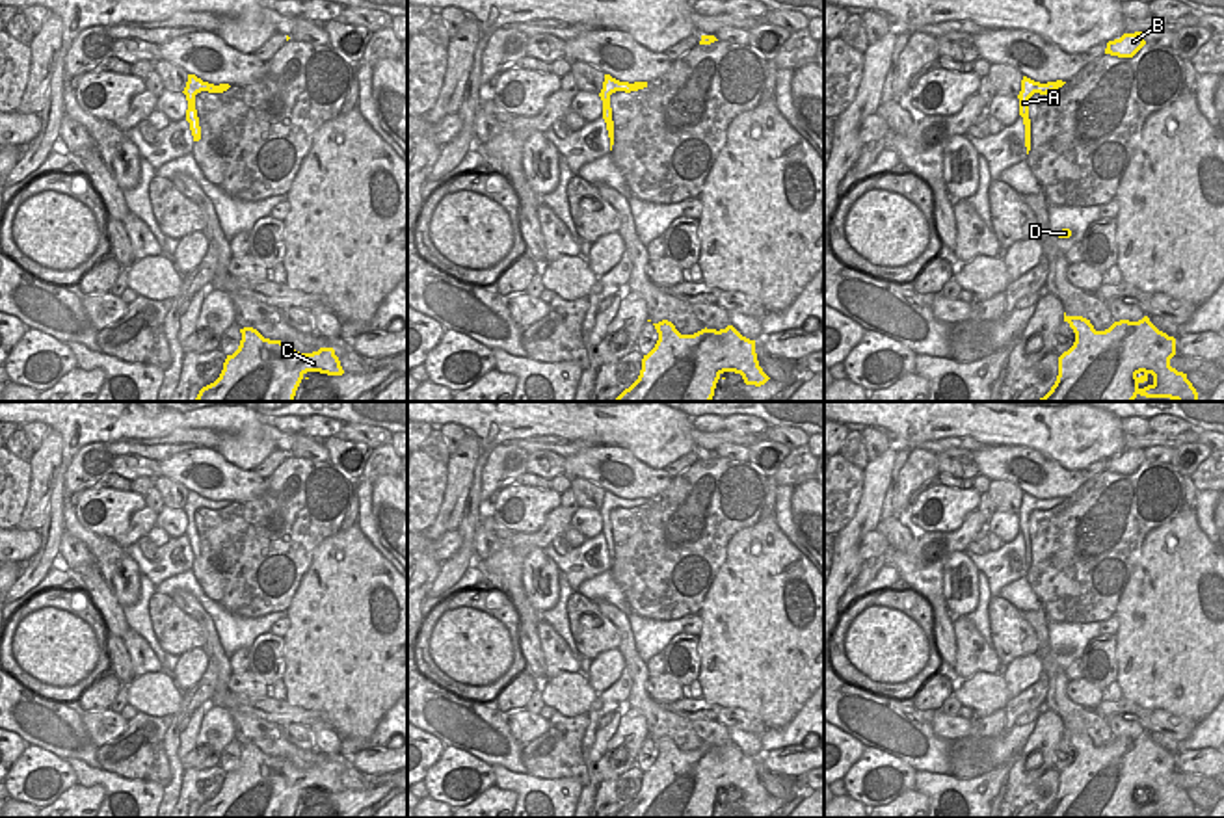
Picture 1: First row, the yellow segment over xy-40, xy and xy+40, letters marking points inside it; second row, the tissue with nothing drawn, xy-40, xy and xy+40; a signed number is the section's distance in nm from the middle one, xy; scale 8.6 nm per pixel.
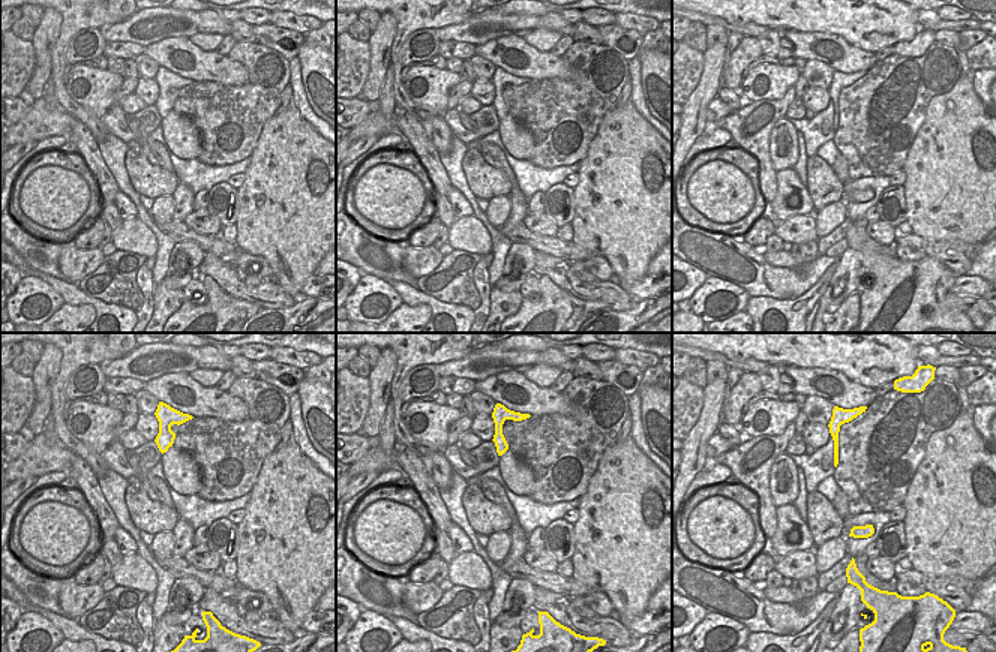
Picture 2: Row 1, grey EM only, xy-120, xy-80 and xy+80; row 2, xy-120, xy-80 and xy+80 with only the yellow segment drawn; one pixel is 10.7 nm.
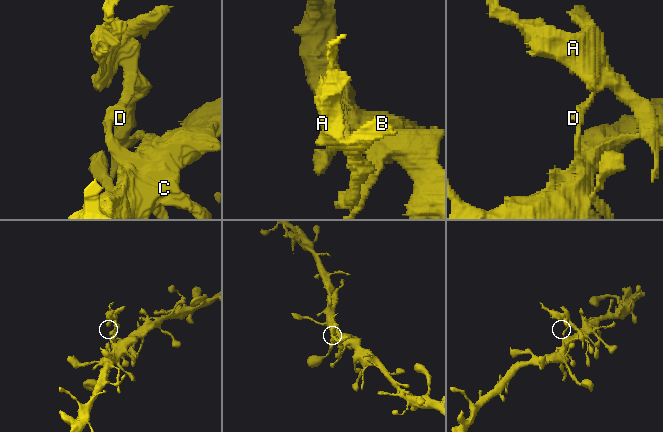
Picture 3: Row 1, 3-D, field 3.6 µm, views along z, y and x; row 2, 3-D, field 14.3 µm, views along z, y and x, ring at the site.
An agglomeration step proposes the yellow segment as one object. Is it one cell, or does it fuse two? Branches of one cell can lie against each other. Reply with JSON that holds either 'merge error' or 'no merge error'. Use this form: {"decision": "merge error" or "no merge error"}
{"decision": "no merge error"}

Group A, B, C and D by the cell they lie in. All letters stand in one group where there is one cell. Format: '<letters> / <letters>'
A B C D

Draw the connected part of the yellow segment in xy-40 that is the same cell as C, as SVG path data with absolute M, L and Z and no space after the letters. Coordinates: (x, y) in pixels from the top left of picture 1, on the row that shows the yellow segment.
M253 327L240 333L238 350L227 355L220 377L203 387L195 402L294 402L301 379L309 379L307 372L344 374L333 348L299 353Z

